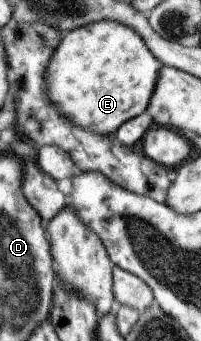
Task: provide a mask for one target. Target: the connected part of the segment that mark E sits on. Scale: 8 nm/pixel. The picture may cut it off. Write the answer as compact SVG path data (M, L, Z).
M103 20L65 33L46 69L52 104L75 125L93 133L111 135L130 119L145 113L154 94L163 63L133 28Z

